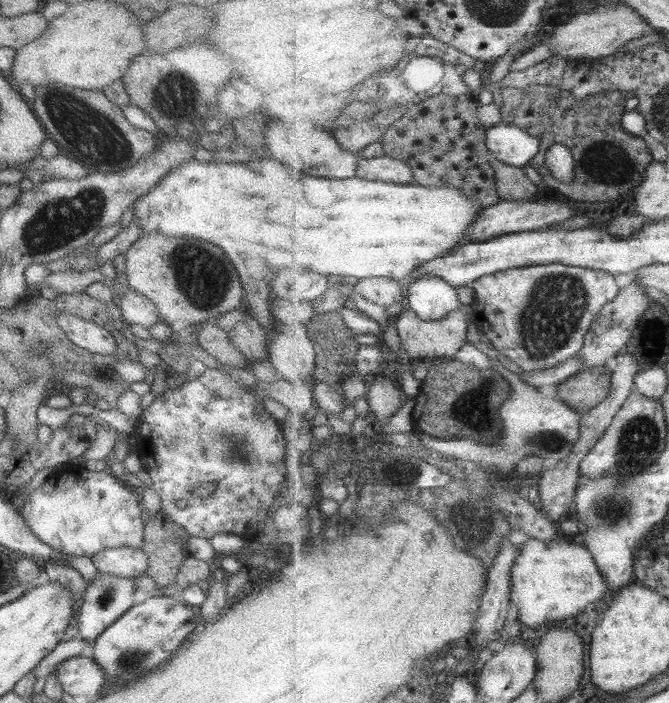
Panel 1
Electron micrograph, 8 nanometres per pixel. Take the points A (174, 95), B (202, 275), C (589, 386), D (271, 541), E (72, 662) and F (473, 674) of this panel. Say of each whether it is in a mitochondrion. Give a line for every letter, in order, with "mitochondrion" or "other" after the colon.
A: mitochondrion
B: mitochondrion
C: other
D: other
E: other
F: other

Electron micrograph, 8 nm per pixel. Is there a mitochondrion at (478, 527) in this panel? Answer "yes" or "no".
yes

